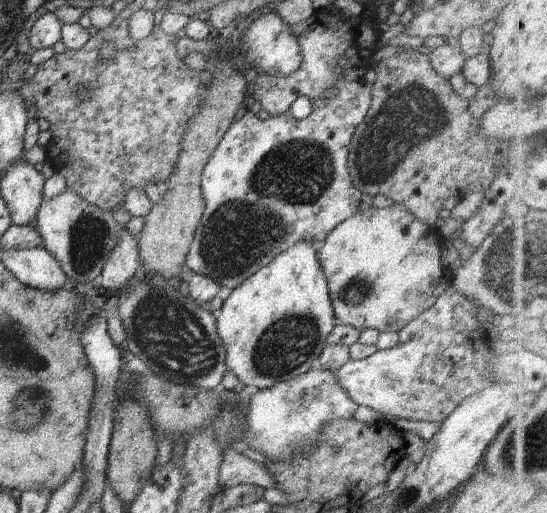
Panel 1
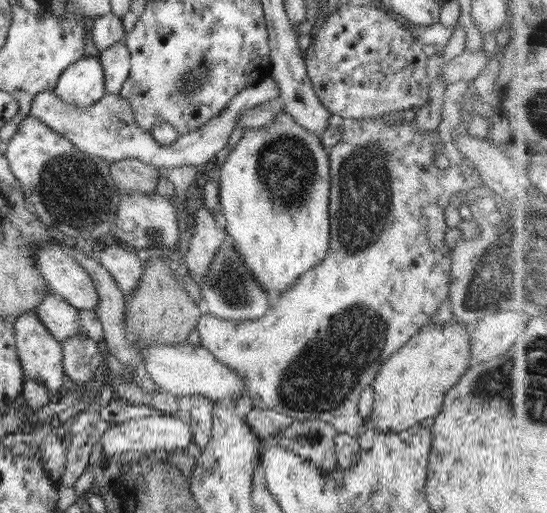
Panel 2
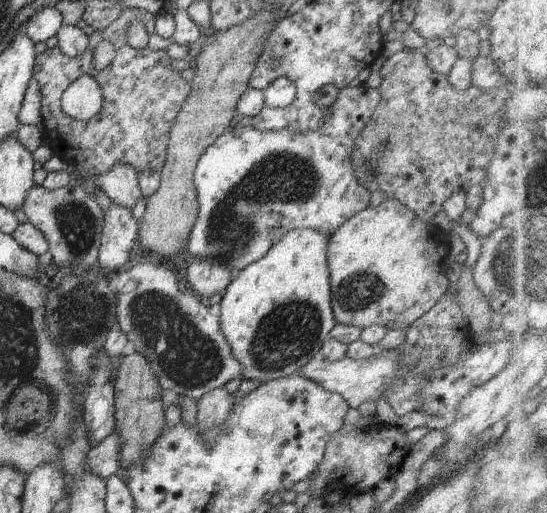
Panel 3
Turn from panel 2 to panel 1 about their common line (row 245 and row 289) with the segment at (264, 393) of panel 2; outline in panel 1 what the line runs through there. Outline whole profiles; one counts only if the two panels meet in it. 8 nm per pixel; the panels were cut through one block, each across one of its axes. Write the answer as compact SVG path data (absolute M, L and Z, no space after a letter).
M398 203L381 209L372 206L336 226L317 253L337 323L353 326L359 333L366 329L399 333L412 319L434 306L436 300L450 288L450 280L442 280L444 268L440 260L439 239L440 235L434 228L414 218Z

